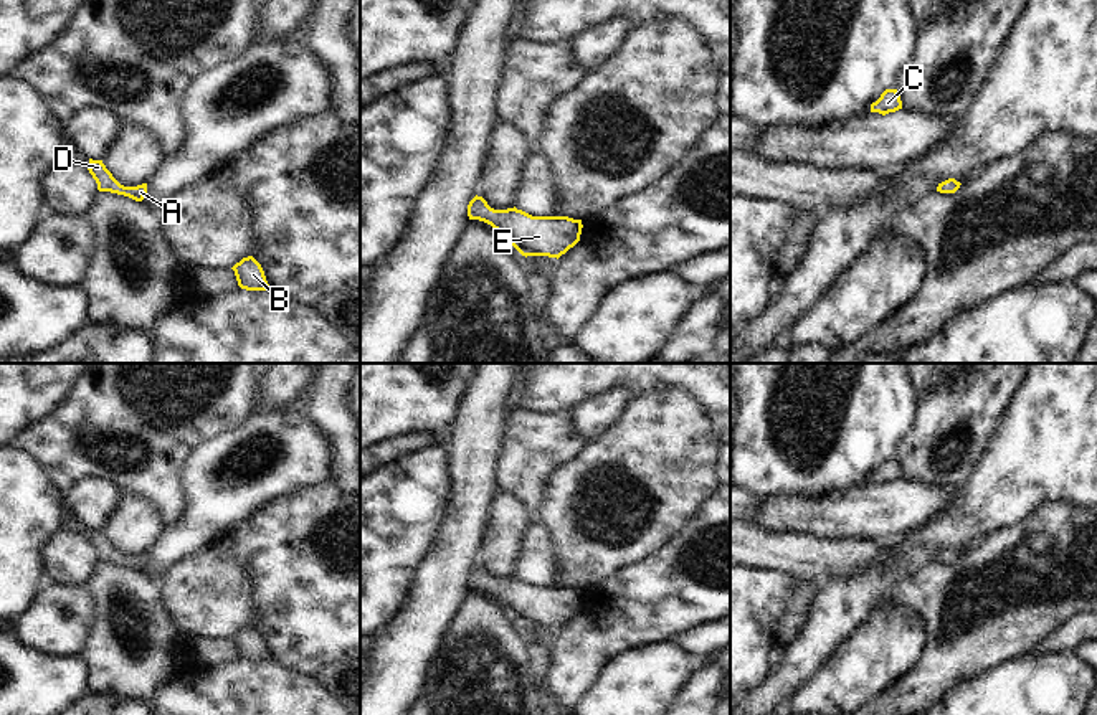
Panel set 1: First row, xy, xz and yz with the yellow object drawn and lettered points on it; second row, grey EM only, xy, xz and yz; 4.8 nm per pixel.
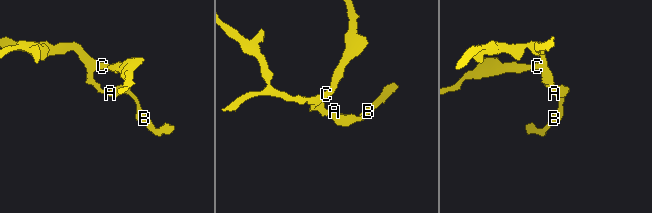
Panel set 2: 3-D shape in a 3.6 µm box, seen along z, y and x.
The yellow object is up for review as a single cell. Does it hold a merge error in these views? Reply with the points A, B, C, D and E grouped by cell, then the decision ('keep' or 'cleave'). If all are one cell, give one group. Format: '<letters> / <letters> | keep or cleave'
A B C D E | keep

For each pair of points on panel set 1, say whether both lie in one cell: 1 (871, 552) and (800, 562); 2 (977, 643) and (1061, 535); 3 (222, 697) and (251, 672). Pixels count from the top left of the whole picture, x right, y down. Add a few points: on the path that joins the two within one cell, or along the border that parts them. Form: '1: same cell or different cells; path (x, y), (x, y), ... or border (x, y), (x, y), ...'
1: same cell; path (853, 554), (818, 558)
2: same cell; path (937, 628), (942, 596), (954, 573), (1006, 555)
3: same cell; path (228, 696), (245, 679)

